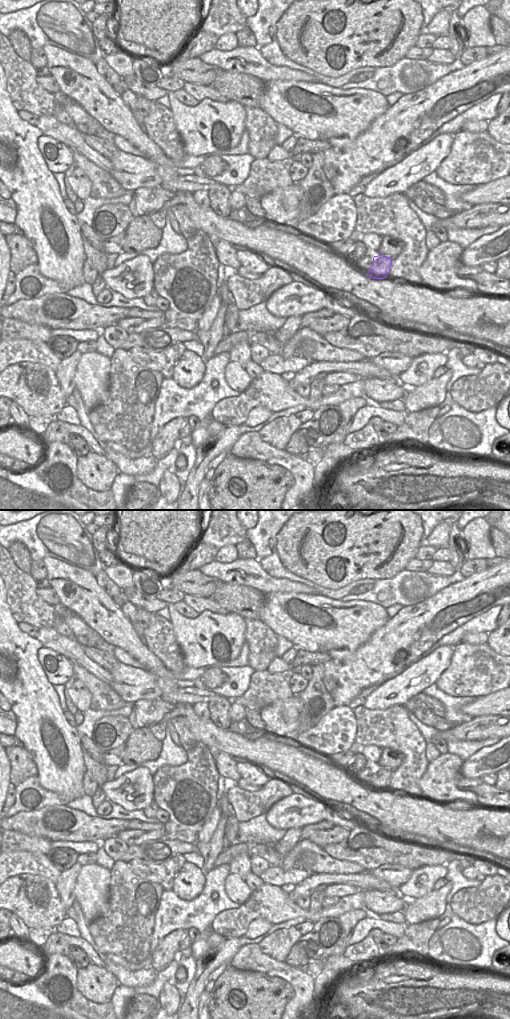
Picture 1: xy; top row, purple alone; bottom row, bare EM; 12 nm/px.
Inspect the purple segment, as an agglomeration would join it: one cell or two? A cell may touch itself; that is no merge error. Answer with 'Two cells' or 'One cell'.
One cell

